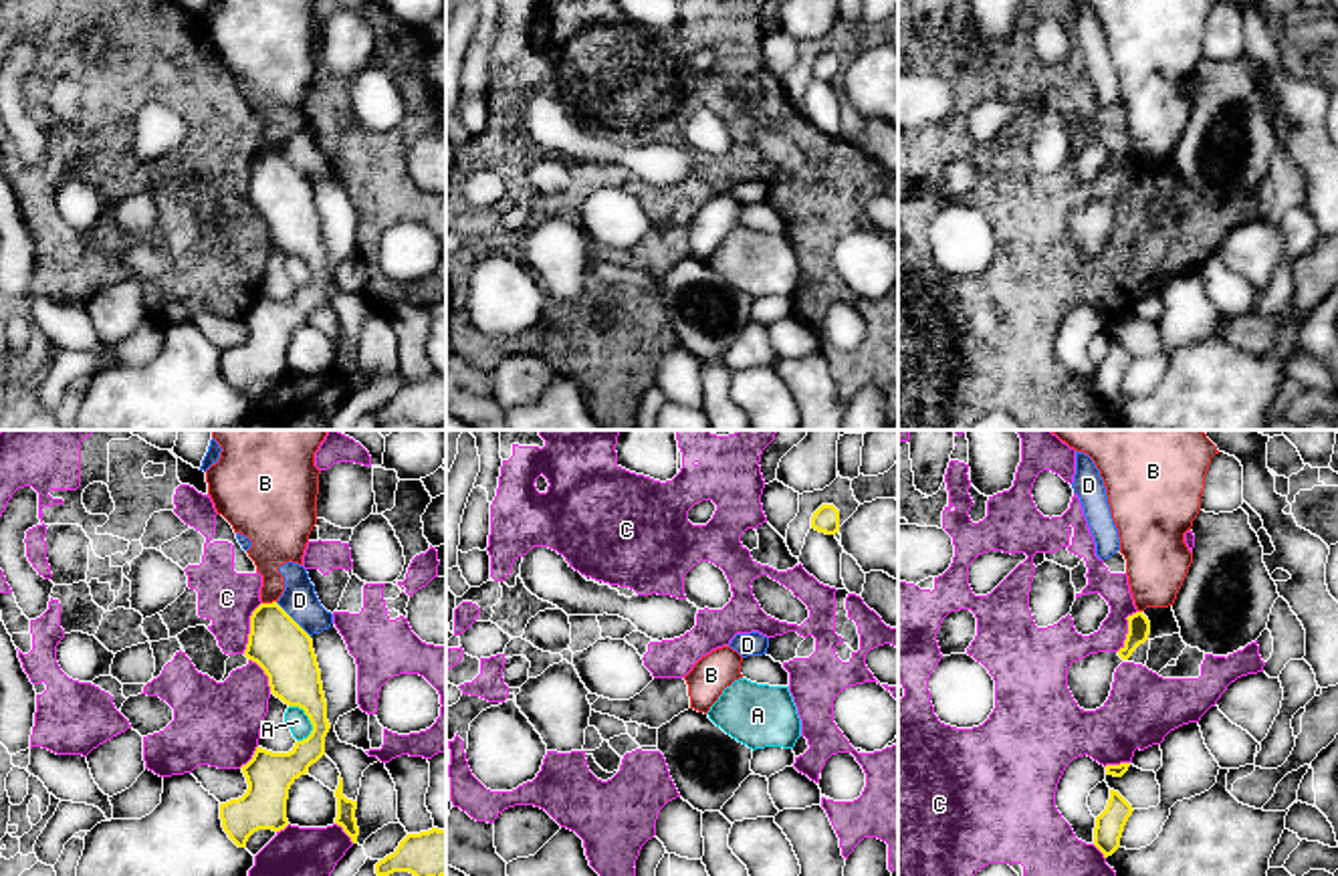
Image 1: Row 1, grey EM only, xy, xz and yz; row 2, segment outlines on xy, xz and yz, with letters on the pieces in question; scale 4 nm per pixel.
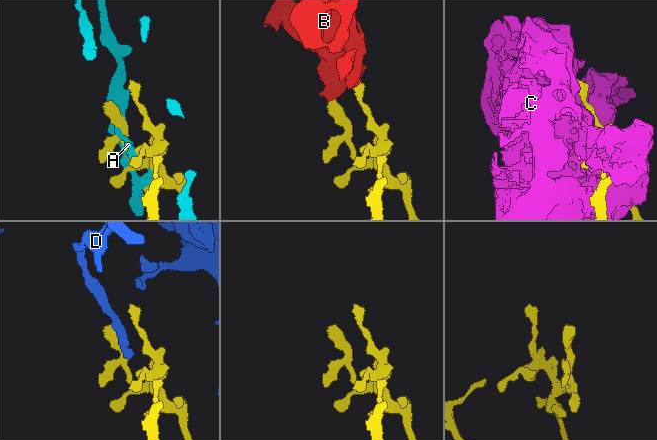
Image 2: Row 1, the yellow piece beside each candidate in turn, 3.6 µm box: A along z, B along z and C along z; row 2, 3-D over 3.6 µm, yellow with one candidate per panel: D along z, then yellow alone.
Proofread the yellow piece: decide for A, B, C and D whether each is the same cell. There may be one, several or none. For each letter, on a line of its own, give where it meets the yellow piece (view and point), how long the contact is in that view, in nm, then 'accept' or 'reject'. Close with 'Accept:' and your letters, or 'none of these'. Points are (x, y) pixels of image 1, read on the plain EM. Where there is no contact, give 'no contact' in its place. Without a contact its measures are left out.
A: meets yellow in xy at (309, 267); contact 160 nm long; reject
B: meets yellow in xy at (269, 152); contact 60 nm long; reject
C: meets yellow in xy at (251, 176); contact 220 nm long; reject
D: meets yellow in xy at (293, 168); contact 200 nm long; reject
Accept: none of these

